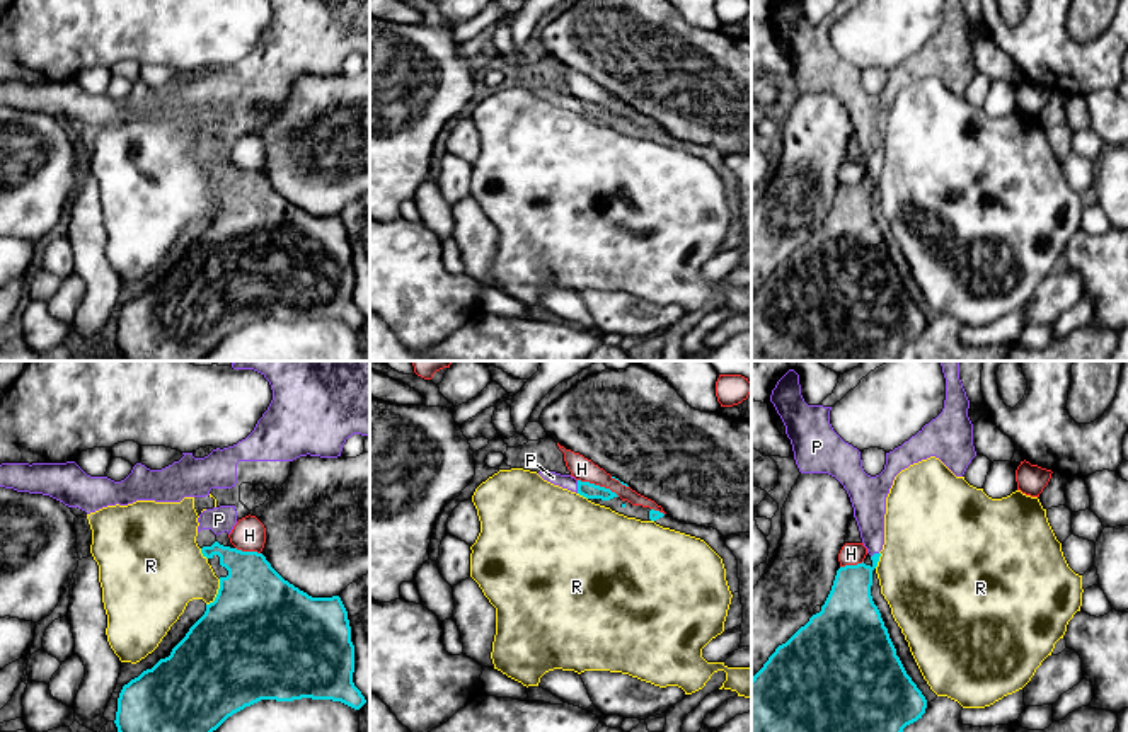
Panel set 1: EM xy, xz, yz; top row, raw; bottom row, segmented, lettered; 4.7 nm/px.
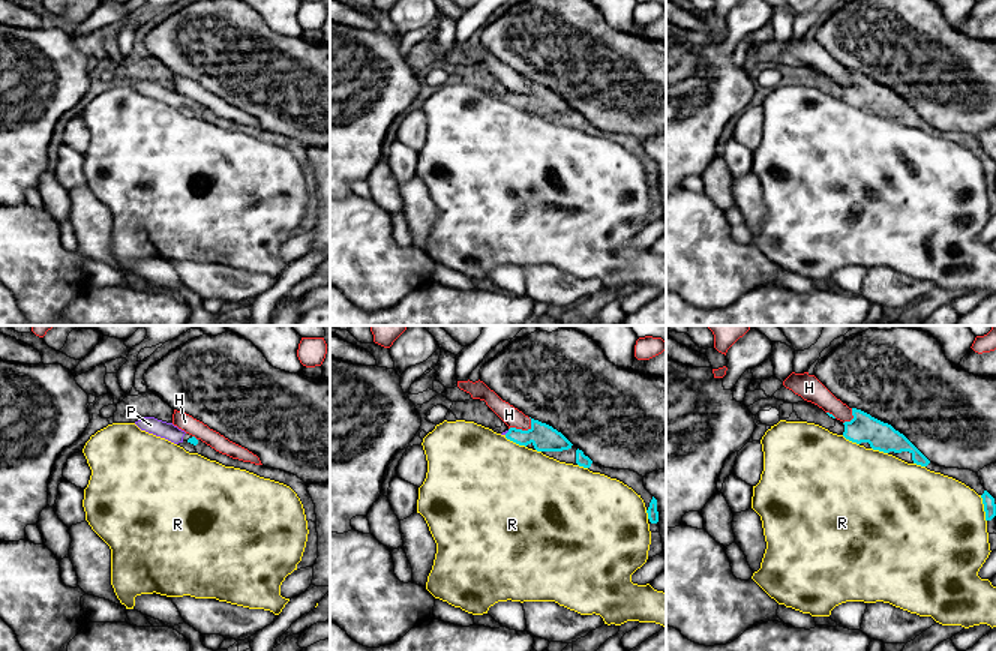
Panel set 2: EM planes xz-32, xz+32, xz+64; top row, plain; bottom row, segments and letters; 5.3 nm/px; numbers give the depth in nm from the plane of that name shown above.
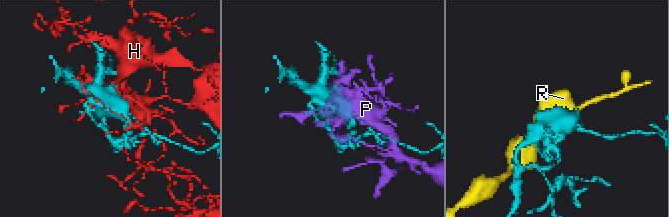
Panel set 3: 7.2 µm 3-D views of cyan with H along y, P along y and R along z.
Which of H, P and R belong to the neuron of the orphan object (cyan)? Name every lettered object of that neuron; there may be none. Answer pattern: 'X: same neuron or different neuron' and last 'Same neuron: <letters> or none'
H: different neuron
P: same neuron
R: different neuron
Same neuron: P

